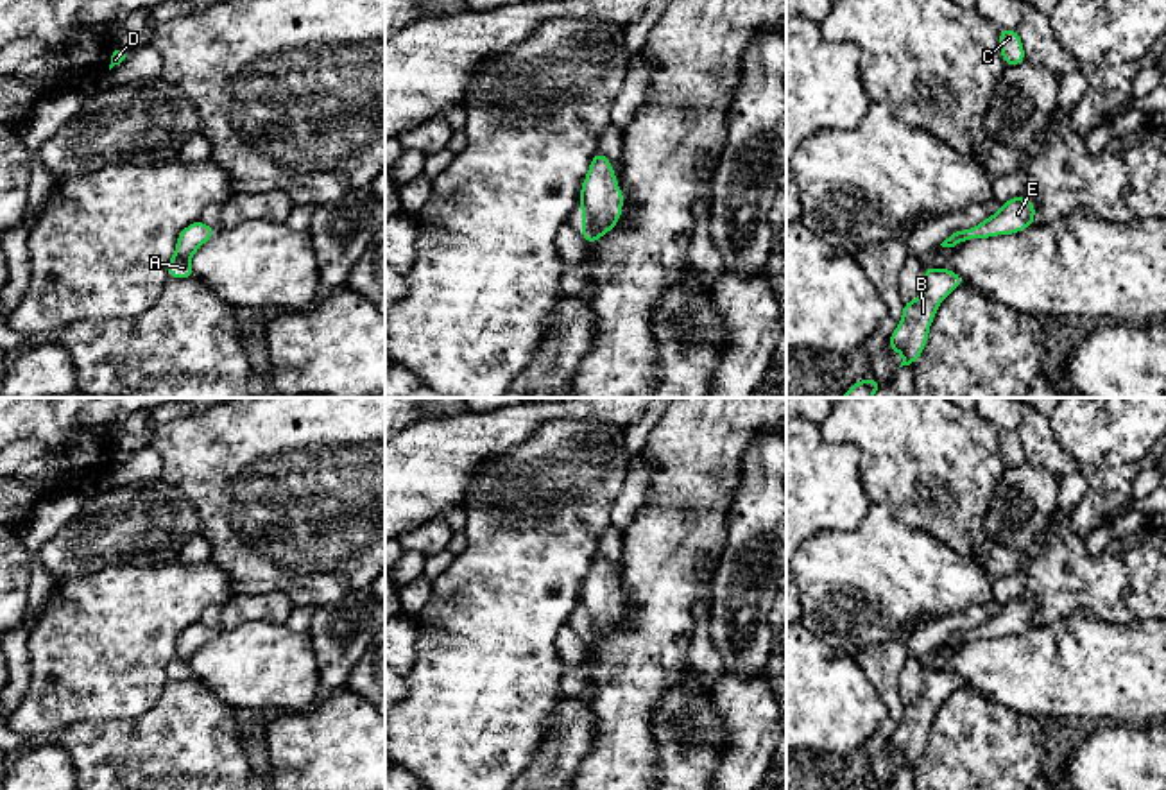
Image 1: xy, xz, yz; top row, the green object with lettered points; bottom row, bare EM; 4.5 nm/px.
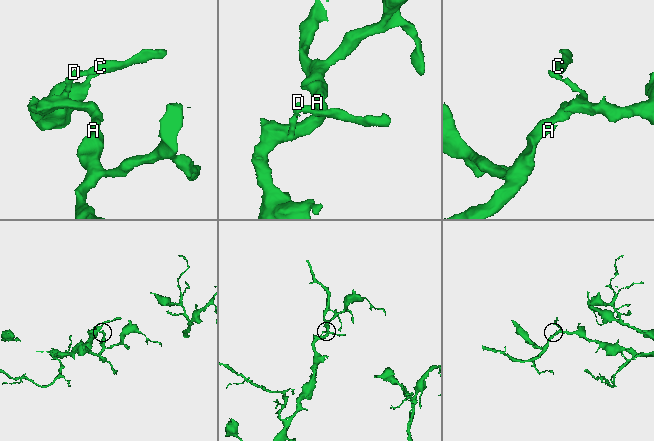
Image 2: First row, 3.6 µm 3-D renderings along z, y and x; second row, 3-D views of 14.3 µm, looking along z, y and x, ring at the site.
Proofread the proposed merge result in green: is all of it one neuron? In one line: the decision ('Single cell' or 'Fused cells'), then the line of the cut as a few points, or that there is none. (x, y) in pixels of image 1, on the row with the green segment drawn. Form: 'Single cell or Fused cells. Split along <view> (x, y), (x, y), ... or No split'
Single cell. No split

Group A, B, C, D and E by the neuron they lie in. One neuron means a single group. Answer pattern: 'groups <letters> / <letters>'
groups A B C D E

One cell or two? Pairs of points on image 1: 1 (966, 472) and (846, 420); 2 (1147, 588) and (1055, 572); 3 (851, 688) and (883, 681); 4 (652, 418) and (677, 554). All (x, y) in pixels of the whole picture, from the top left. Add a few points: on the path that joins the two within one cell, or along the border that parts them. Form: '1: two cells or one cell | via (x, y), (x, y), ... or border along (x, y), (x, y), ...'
1: one cell | via (935, 463), (892, 420), (876, 420)
2: one cell | via (1123, 581), (1079, 581)
3: two cells | border along (853, 656), (887, 710), (887, 717), (880, 724)
4: two cells | border along (663, 416), (651, 430), (640, 452)

